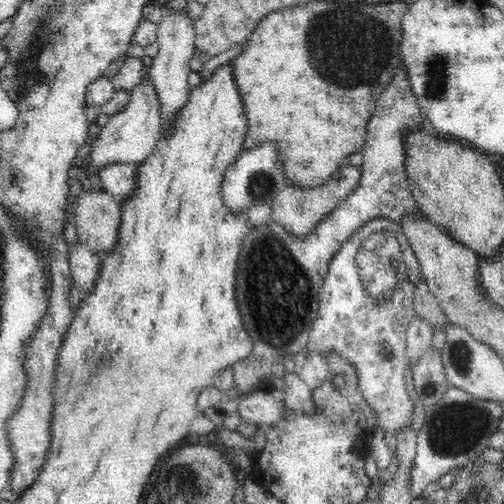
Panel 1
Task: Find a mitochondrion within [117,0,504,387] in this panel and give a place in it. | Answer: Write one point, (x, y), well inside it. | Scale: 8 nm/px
(348, 65)

